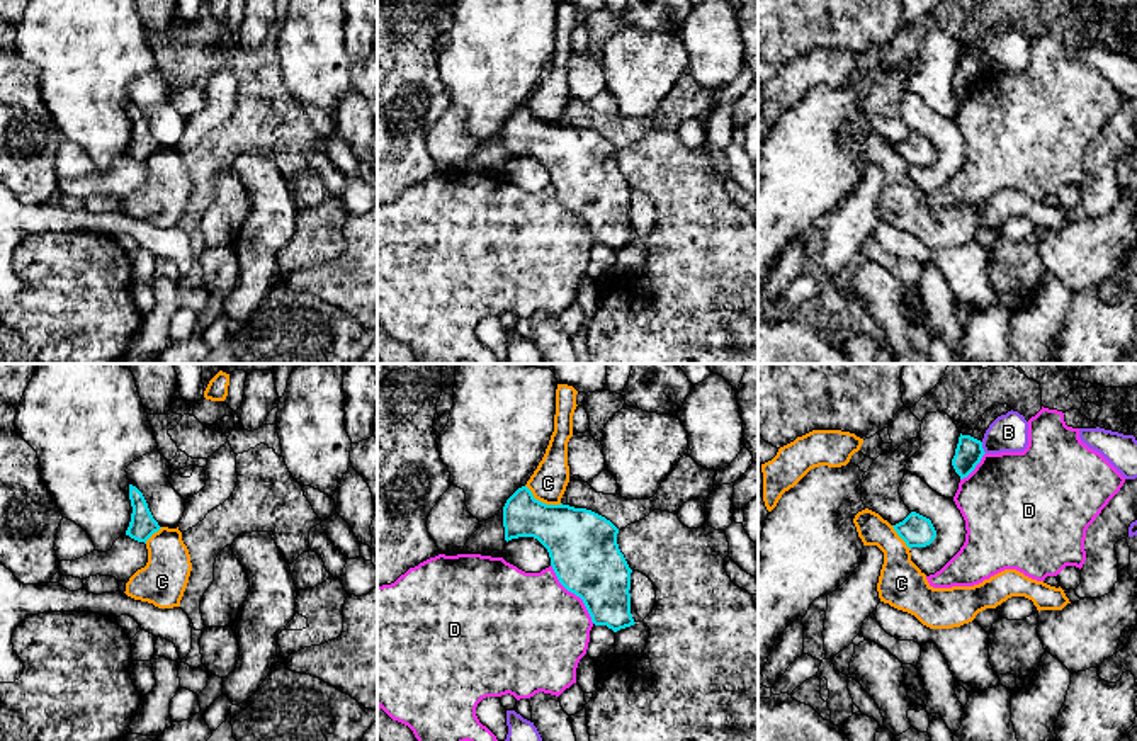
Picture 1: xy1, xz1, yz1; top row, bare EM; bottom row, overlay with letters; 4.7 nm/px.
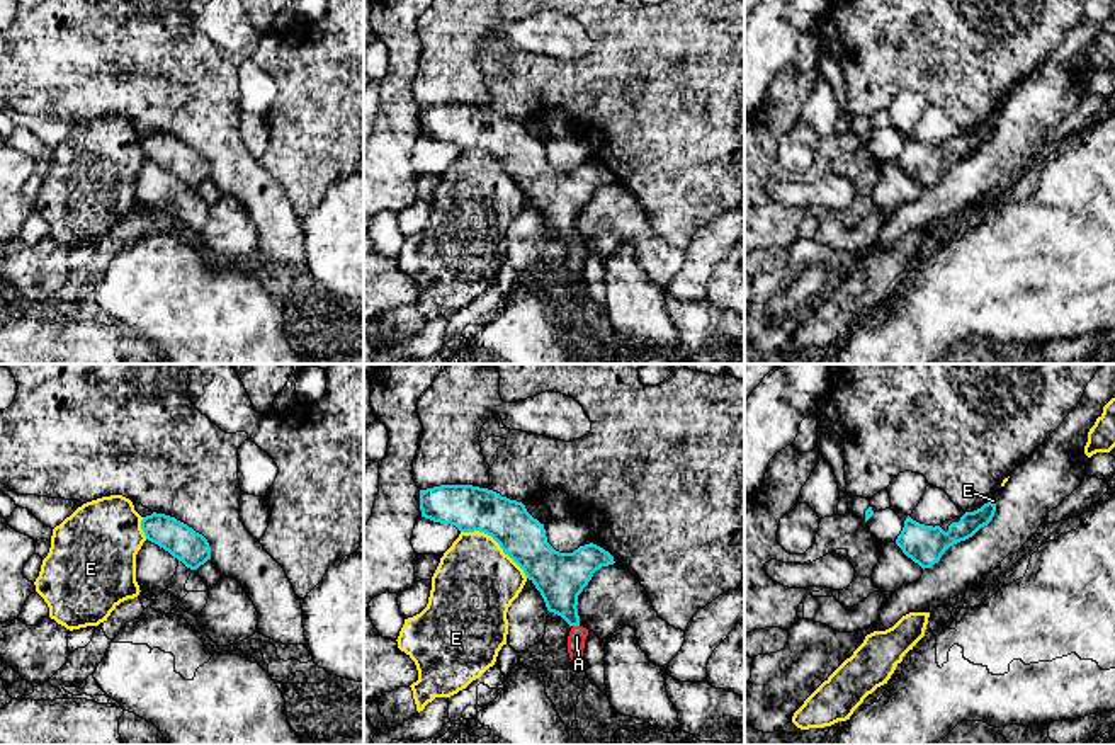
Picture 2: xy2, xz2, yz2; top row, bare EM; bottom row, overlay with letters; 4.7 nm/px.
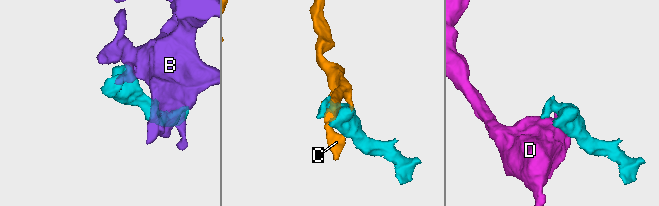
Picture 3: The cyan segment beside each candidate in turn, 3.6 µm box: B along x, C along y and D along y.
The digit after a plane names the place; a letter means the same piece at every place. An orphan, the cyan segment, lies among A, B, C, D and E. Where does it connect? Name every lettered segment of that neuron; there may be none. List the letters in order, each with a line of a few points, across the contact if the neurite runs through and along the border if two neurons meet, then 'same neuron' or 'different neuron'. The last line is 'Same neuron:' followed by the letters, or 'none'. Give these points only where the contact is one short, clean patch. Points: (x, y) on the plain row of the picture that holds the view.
A: line xz2 (560, 196), (561, 218), (577, 244), (577, 255); same neuron
B: different neuron
C: line xz1 (526, 104), (536, 118), (546, 123), (561, 123); different neuron
D: different neuron
E: different neuron
Same neuron: A

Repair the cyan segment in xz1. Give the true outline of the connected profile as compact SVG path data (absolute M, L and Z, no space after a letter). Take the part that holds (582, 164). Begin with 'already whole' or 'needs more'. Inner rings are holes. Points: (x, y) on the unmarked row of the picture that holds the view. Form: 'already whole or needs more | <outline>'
already whole | M527 105L518 107L503 126L505 160L537 158L549 172L559 202L580 216L595 245L614 252L634 245L631 233L631 192L617 163L619 148L605 136L569 124L546 124Z

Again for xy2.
already whole | M153 131L143 136L141 148L148 160L168 170L190 189L197 189L211 179L207 158L175 136Z

